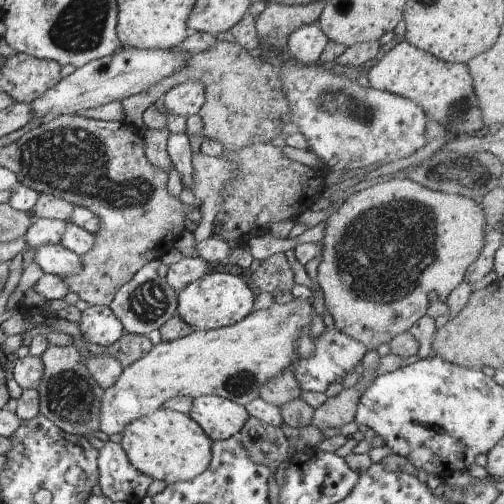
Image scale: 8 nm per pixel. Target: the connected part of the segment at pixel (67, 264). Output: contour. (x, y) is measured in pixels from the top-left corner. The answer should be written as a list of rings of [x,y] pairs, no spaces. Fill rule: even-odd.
[[[60,243],[36,247],[35,250],[34,263],[38,264],[44,273],[66,277],[83,270],[81,257]]]

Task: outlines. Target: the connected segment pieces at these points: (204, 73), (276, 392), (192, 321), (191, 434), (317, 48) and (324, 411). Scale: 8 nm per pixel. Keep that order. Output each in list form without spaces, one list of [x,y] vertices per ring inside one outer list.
[[[218,40],[210,50],[189,58],[185,68],[178,74],[142,90],[139,94],[121,101],[128,126],[139,129],[142,112],[164,95],[178,82],[199,81],[205,87],[205,102],[198,112],[203,123],[203,133],[207,139],[219,141],[224,152],[245,148],[248,144],[270,143],[280,136],[289,118],[289,103],[283,92],[279,78],[279,66],[260,60],[252,51],[235,43]]]
[[[285,367],[282,373],[269,379],[258,394],[264,401],[280,407],[287,401],[299,397],[301,392],[292,368]]]
[[[208,272],[185,290],[178,292],[175,308],[179,318],[193,330],[211,330],[228,327],[243,320],[253,312],[255,298],[244,278],[224,272]]]
[[[166,406],[152,415],[130,422],[122,433],[119,444],[133,468],[153,480],[178,483],[197,478],[211,462],[212,440],[189,415]]]
[[[317,24],[303,25],[288,38],[284,53],[300,64],[310,65],[320,59],[326,44],[326,36]]]
[[[355,384],[347,390],[343,389],[337,396],[327,398],[326,403],[315,410],[310,425],[319,431],[326,431],[352,423],[362,395],[358,393]]]

